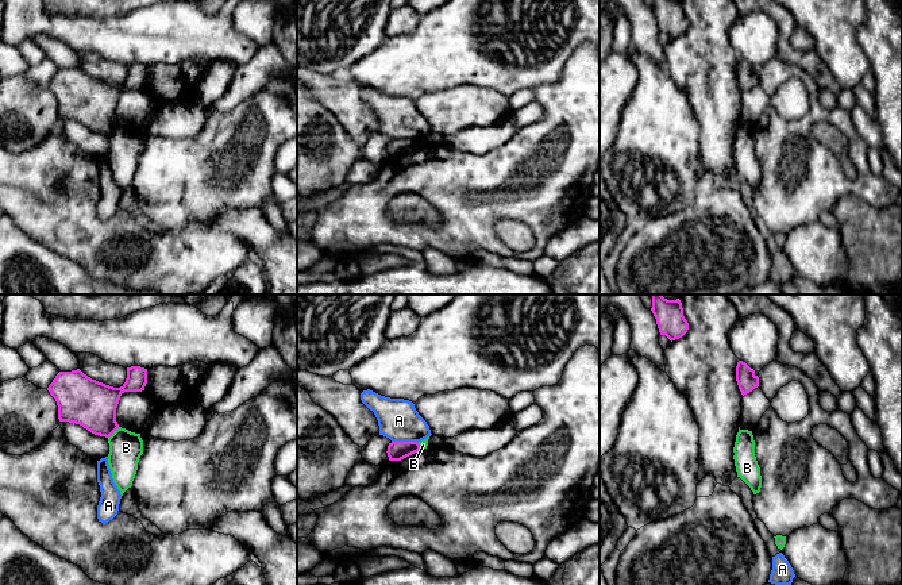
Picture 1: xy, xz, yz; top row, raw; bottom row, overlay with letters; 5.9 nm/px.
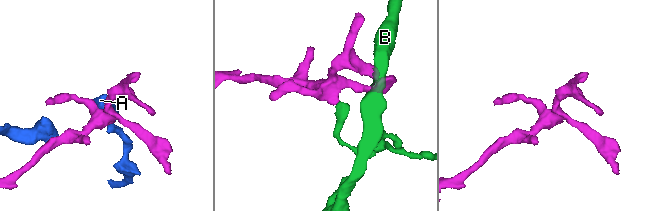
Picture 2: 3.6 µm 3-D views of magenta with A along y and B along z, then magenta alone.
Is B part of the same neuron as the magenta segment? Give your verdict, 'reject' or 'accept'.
reject

